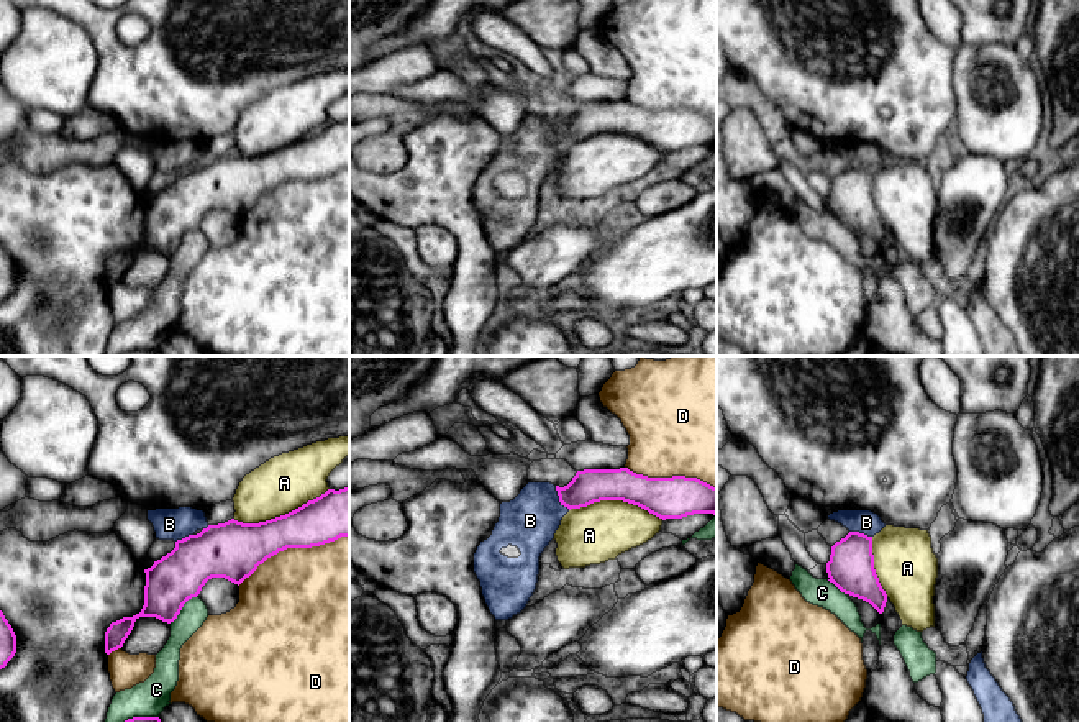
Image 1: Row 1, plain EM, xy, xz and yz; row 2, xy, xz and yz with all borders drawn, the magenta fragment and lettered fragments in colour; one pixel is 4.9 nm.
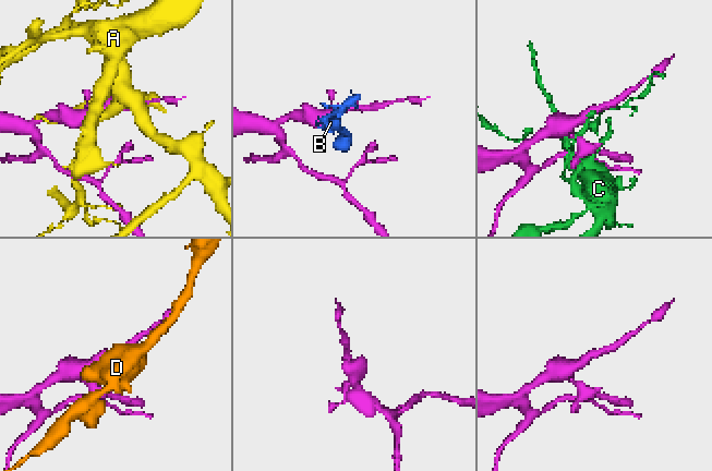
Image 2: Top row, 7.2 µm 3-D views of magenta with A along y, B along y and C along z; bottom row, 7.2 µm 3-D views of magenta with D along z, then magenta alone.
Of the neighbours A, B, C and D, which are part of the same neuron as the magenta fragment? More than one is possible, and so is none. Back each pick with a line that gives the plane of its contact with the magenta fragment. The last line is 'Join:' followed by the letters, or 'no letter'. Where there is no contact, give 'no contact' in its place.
Join: no letter

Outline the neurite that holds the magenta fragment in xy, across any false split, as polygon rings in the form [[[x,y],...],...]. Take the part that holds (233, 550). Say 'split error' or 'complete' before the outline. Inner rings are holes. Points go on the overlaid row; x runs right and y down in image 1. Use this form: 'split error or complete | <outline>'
complete | [[[349,486],[328,489],[302,507],[259,523],[234,519],[208,525],[175,542],[175,548],[146,573],[144,605],[139,614],[112,622],[105,653],[123,647],[139,617],[174,622],[184,604],[197,597],[212,578],[241,584],[267,558],[287,548],[312,548],[349,537]]]

